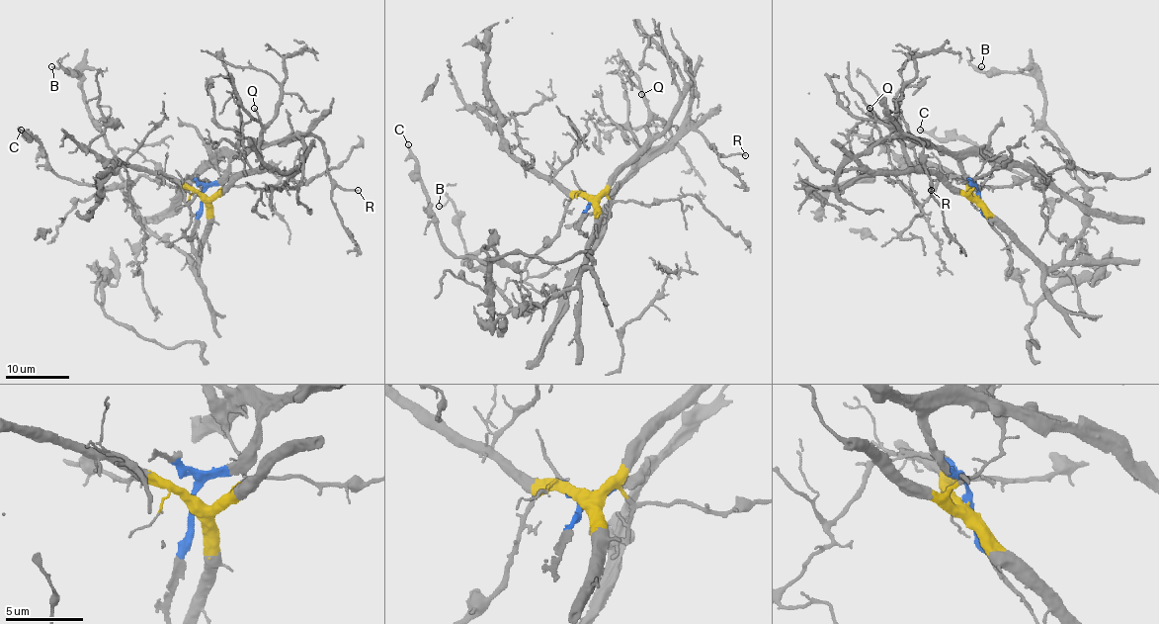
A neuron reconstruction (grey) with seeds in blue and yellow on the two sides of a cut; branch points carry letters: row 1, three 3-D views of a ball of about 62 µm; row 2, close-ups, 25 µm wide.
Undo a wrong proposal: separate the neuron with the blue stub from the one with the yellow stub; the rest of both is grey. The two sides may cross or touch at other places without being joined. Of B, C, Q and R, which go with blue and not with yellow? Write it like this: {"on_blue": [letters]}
{"on_blue": ["R"]}

